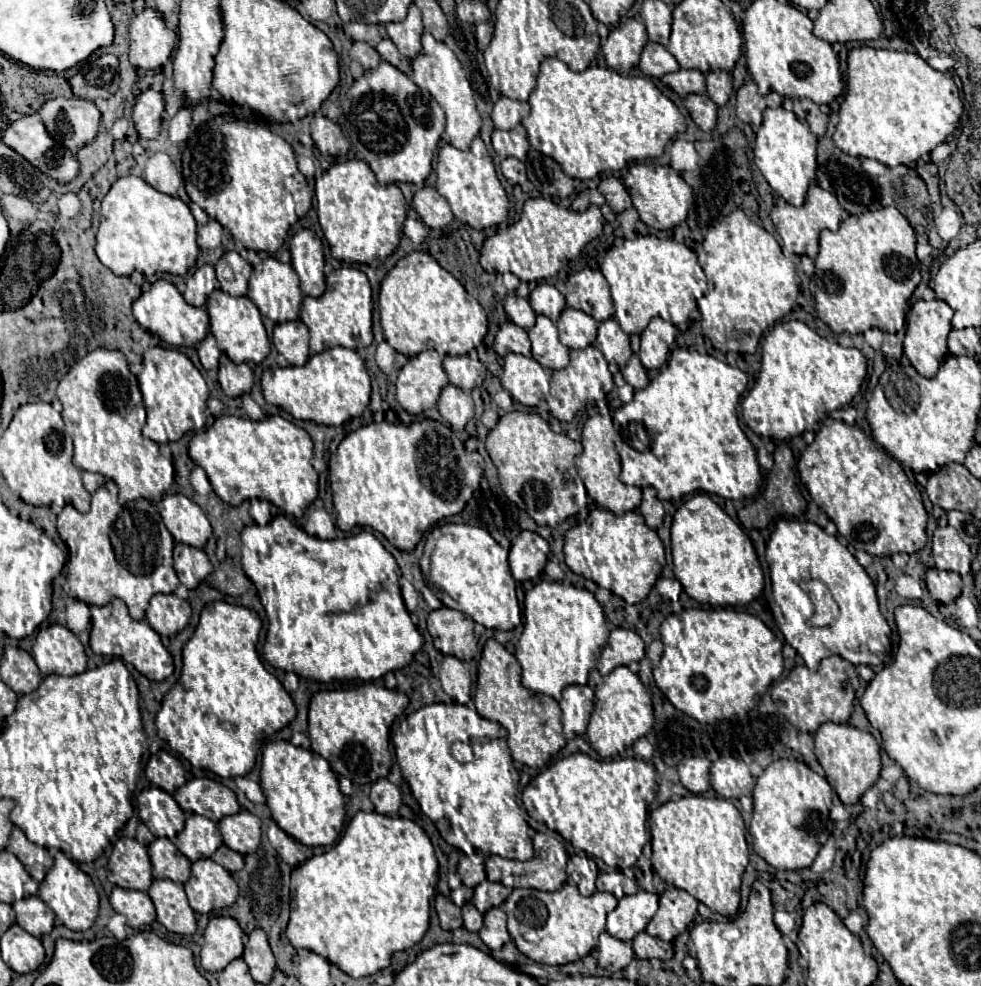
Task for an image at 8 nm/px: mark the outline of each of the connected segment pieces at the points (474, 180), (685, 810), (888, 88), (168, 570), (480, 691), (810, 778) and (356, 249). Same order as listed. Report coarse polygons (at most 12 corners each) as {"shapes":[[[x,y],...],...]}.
{"shapes":[[[480,137],[444,145],[436,189],[476,231],[508,217],[508,197]],[[690,795],[649,813],[652,866],[734,917],[750,855],[740,811]],[[858,47],[834,143],[888,167],[952,137],[954,79]],[[116,483],[66,505],[64,591],[142,621],[174,593],[174,539],[154,503]],[[488,639],[474,705],[508,729],[514,761],[544,767],[566,745],[552,697]],[[806,763],[754,787],[752,849],[810,867],[832,831],[832,787]],[[360,159],[316,179],[316,211],[332,255],[386,259],[406,201]]]}

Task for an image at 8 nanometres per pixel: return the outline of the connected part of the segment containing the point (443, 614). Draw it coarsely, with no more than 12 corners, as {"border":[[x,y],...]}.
{"border":[[440,607],[428,617],[434,647],[470,661],[474,619]]}

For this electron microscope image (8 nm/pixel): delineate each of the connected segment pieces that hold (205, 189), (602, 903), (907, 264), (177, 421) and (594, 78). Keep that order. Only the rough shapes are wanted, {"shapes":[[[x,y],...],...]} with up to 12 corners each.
{"shapes":[[[216,117],[186,143],[190,197],[276,253],[312,207],[292,147]],[[574,885],[514,889],[502,909],[532,961],[566,965],[594,951],[616,907]],[[896,207],[822,231],[816,311],[834,333],[905,328],[920,283]],[[172,349],[144,353],[144,435],[174,443],[206,423],[209,389]],[[548,57],[522,119],[574,179],[686,129],[646,77]]]}

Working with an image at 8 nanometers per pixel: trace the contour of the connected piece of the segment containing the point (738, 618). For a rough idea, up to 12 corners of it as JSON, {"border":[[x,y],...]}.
{"border":[[732,607],[660,627],[654,681],[700,723],[750,711],[782,675],[776,635]]}

